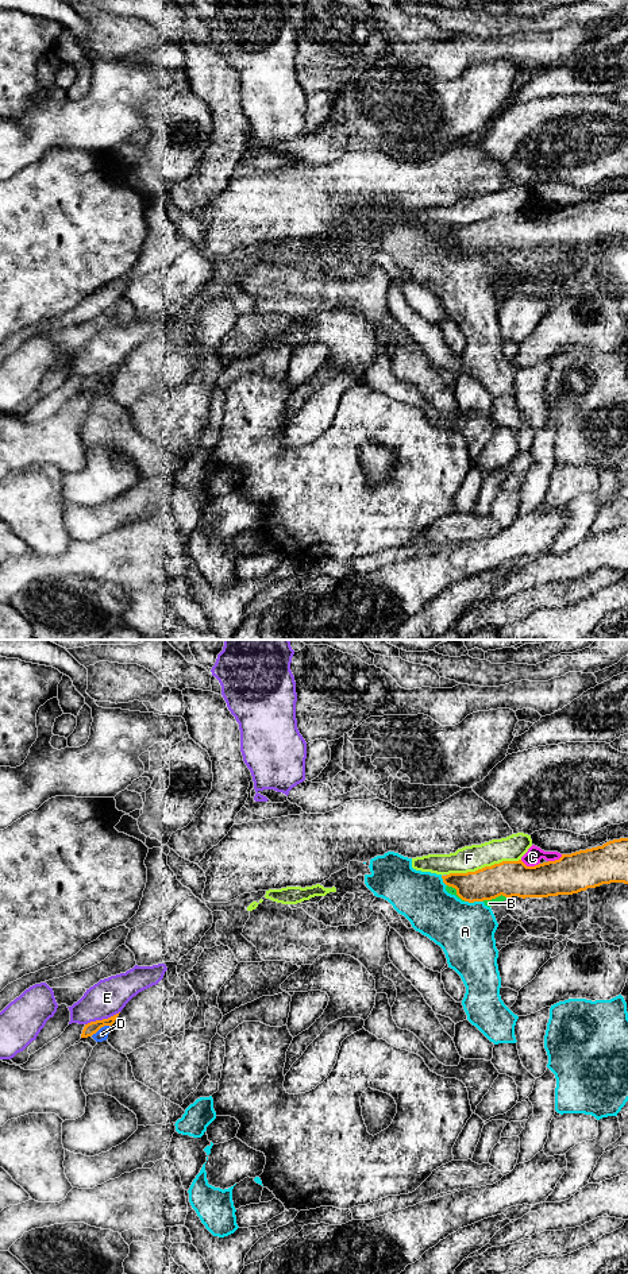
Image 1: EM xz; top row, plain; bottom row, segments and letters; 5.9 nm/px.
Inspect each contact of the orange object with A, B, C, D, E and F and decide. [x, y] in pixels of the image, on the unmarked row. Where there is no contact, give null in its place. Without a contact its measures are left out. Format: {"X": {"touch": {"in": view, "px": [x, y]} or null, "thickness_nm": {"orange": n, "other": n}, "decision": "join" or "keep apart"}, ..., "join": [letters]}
{"A": {"touch": {"in": "xz", "px": [474, 253]}, "thickness_nm": {"orange": 220, "other": 340}, "decision": "keep apart"}, "B": {"touch": {"in": "xz", "px": [493, 250]}, "thickness_nm": {"orange": 220, "other": 50}, "decision": "keep apart"}, "C": {"touch": {"in": "xz", "px": [528, 219]}, "thickness_nm": {"orange": 220, "other": 100}, "decision": "keep apart"}, "D": {"touch": {"in": "xz", "px": [99, 381]}, "thickness_nm": {"orange": 70, "other": 70}, "decision": "keep apart"}, "E": {"touch": {"in": "xz", "px": [103, 371]}, "thickness_nm": {"orange": 70, "other": 220}, "decision": "keep apart"}, "F": {"touch": {"in": "xz", "px": [485, 219]}, "thickness_nm": {"orange": 220, "other": 160}, "decision": "keep apart"}, "join": []}

